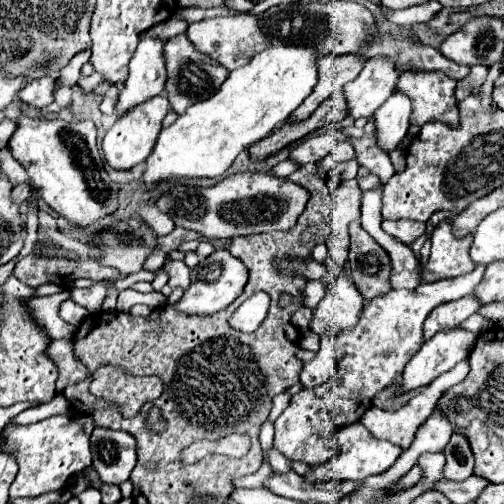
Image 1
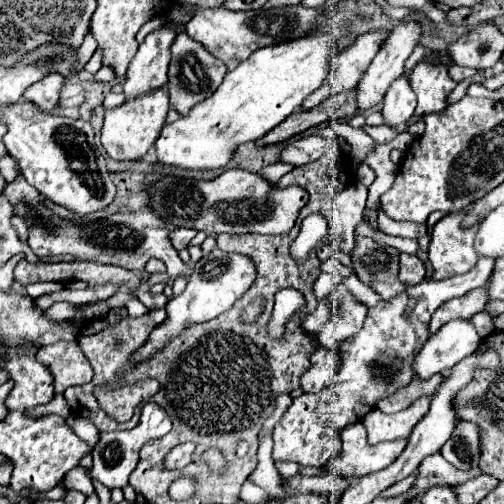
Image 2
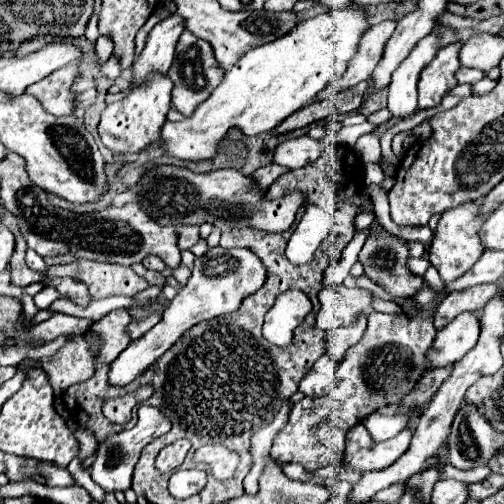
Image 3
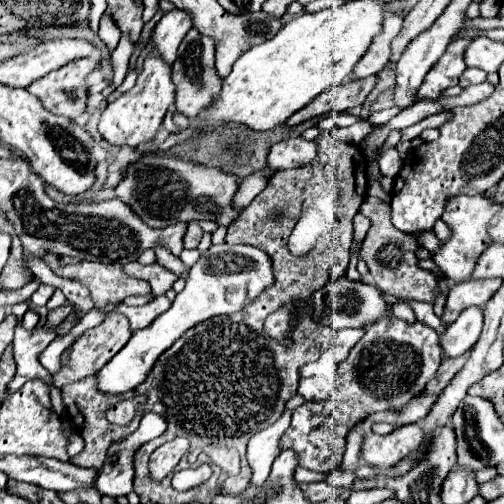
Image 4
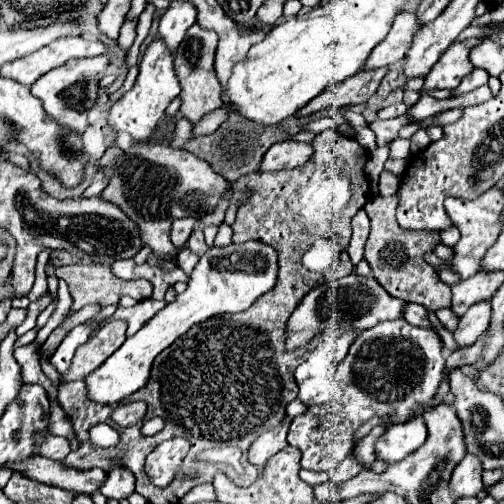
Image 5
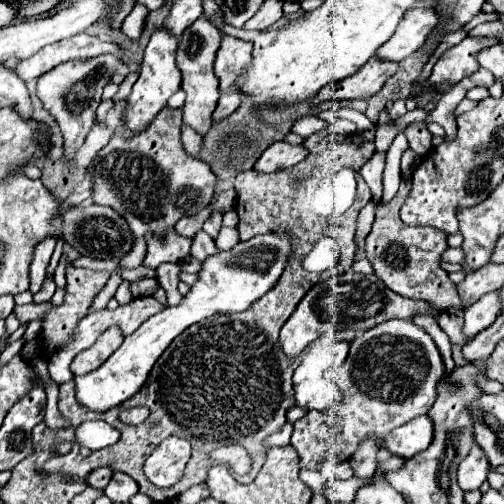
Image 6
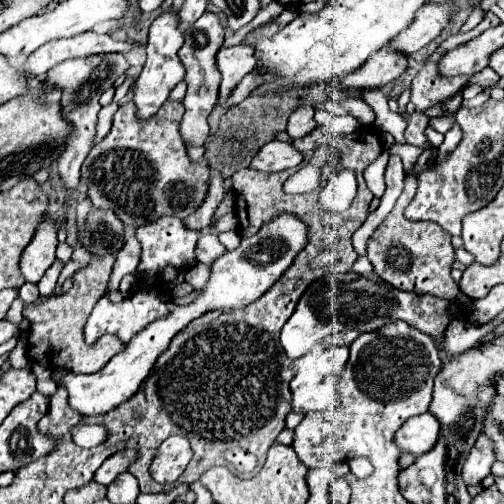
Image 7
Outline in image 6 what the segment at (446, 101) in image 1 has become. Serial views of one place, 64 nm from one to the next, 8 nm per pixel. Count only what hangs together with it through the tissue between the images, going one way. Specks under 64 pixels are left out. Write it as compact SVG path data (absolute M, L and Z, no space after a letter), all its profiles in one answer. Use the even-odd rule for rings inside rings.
M464 38L458 46L452 46L442 54L442 58L434 64L432 74L430 74L430 84L442 84L442 82L460 82L462 78L474 74L480 64L476 56L494 44L498 44L500 38Z

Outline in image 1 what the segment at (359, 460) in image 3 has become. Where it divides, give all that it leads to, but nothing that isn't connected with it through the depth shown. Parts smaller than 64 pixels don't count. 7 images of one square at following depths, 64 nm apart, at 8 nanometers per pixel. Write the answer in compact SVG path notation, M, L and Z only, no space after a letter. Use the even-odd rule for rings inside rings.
M360 422L340 428L340 432L336 432L336 440L338 440L338 446L340 446L338 454L332 460L312 468L306 474L308 482L324 482L324 480L354 480L354 482L360 482L370 474L380 474L380 472L388 470L396 462L396 458L402 454L402 448L398 444L372 438L370 432Z

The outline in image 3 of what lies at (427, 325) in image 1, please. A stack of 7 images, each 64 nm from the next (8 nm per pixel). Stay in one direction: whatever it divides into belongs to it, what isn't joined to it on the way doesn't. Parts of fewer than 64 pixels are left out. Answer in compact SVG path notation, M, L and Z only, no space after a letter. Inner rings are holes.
M478 284L474 288L466 288L462 292L450 292L434 314L436 330L444 328L450 320L454 320L460 312L478 312L484 304L498 292L498 284Z

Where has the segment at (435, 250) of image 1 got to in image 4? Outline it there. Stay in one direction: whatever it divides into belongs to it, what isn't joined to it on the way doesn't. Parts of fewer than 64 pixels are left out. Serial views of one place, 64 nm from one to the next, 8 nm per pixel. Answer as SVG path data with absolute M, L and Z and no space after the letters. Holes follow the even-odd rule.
M478 194L478 196L450 196L448 204L444 208L442 220L452 228L452 238L442 244L442 248L434 254L434 262L440 266L440 270L454 282L462 282L470 278L470 274L476 268L476 262L484 248L492 244L492 238L488 236L488 224L492 216L500 210L500 204L492 200L492 196Z

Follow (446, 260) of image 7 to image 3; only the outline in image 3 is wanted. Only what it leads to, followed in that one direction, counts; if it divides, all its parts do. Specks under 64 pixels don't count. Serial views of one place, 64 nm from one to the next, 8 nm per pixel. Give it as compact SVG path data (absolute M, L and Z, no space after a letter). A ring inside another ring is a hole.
M376 220L372 222L372 234L366 238L364 248L358 254L358 262L364 264L364 274L376 282L378 286L382 286L388 294L392 296L416 296L420 288L426 286L424 276L416 276L410 272L408 268L408 258L410 258L410 246L406 240L386 232Z

